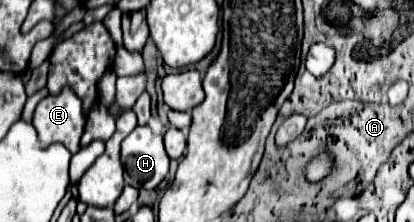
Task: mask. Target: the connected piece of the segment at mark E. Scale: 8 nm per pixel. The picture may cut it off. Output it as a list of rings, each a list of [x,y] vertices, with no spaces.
[[[65,85],[61,93],[47,95],[43,101],[39,101],[31,123],[43,147],[63,143],[71,153],[81,149],[79,141],[85,129],[85,115],[81,101],[69,85]]]

